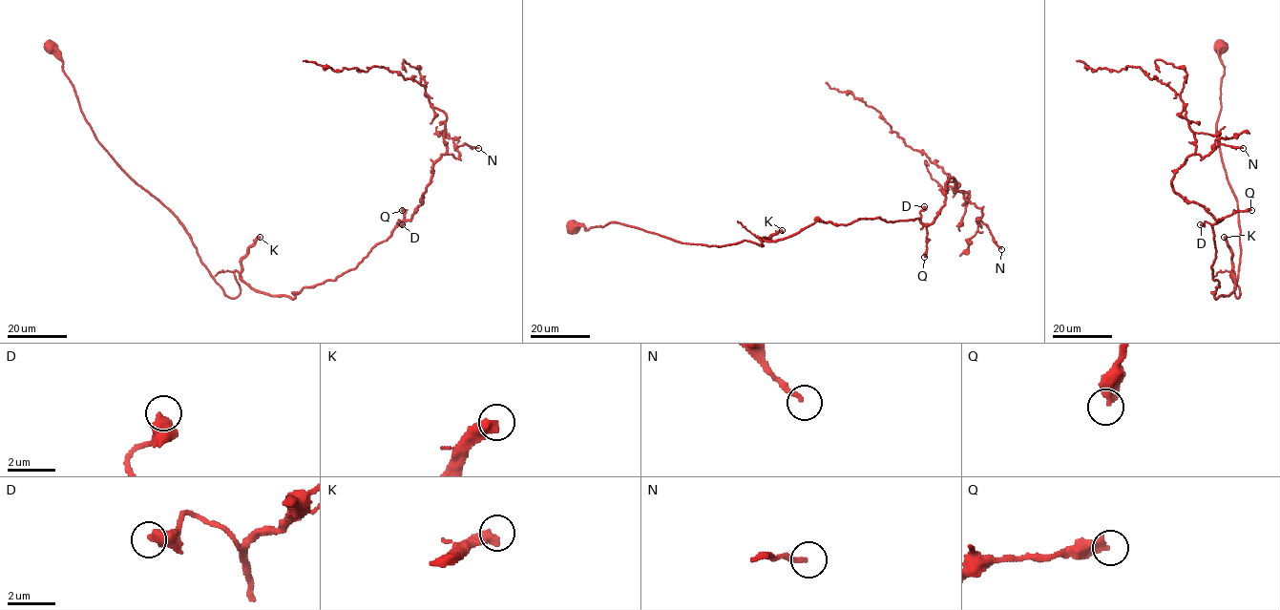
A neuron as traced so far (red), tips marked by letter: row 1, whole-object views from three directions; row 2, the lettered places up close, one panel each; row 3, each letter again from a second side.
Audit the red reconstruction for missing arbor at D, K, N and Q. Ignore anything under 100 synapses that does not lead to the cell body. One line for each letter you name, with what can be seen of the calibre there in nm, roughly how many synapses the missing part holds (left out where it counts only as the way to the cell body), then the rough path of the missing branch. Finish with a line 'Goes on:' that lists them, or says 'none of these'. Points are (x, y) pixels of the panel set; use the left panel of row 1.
K: 460 nm thick; about 200 synapses; missing branch runs (260, 237), (293, 227), (320, 199), (347, 183), (436, 161), (446, 152), (430, 81), (421, 72), (441, 102)
Goes on: K

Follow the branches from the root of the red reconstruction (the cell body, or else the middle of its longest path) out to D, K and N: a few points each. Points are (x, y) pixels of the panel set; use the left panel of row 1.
D: (49, 44), (96, 140), (177, 218), (226, 296), (241, 293), (237, 271), (292, 299), (353, 269), (402, 224)
K: (49, 44), (96, 140), (177, 218), (226, 296), (240, 294), (234, 272), (241, 275), (241, 259), (260, 237)
N: (49, 44), (96, 140), (231, 298), (235, 271), (292, 299), (353, 269), (410, 219), (443, 155), (478, 148)

